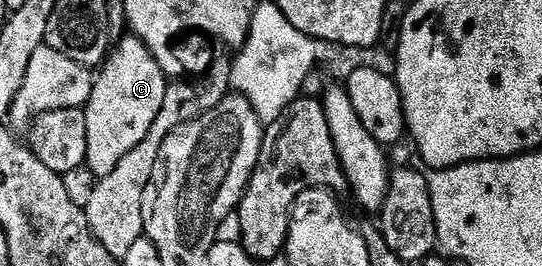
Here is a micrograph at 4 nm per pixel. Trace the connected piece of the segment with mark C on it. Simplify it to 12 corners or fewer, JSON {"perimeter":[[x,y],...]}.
{"perimeter":[[144,39],[114,43],[85,107],[85,166],[145,140],[169,77]]}

